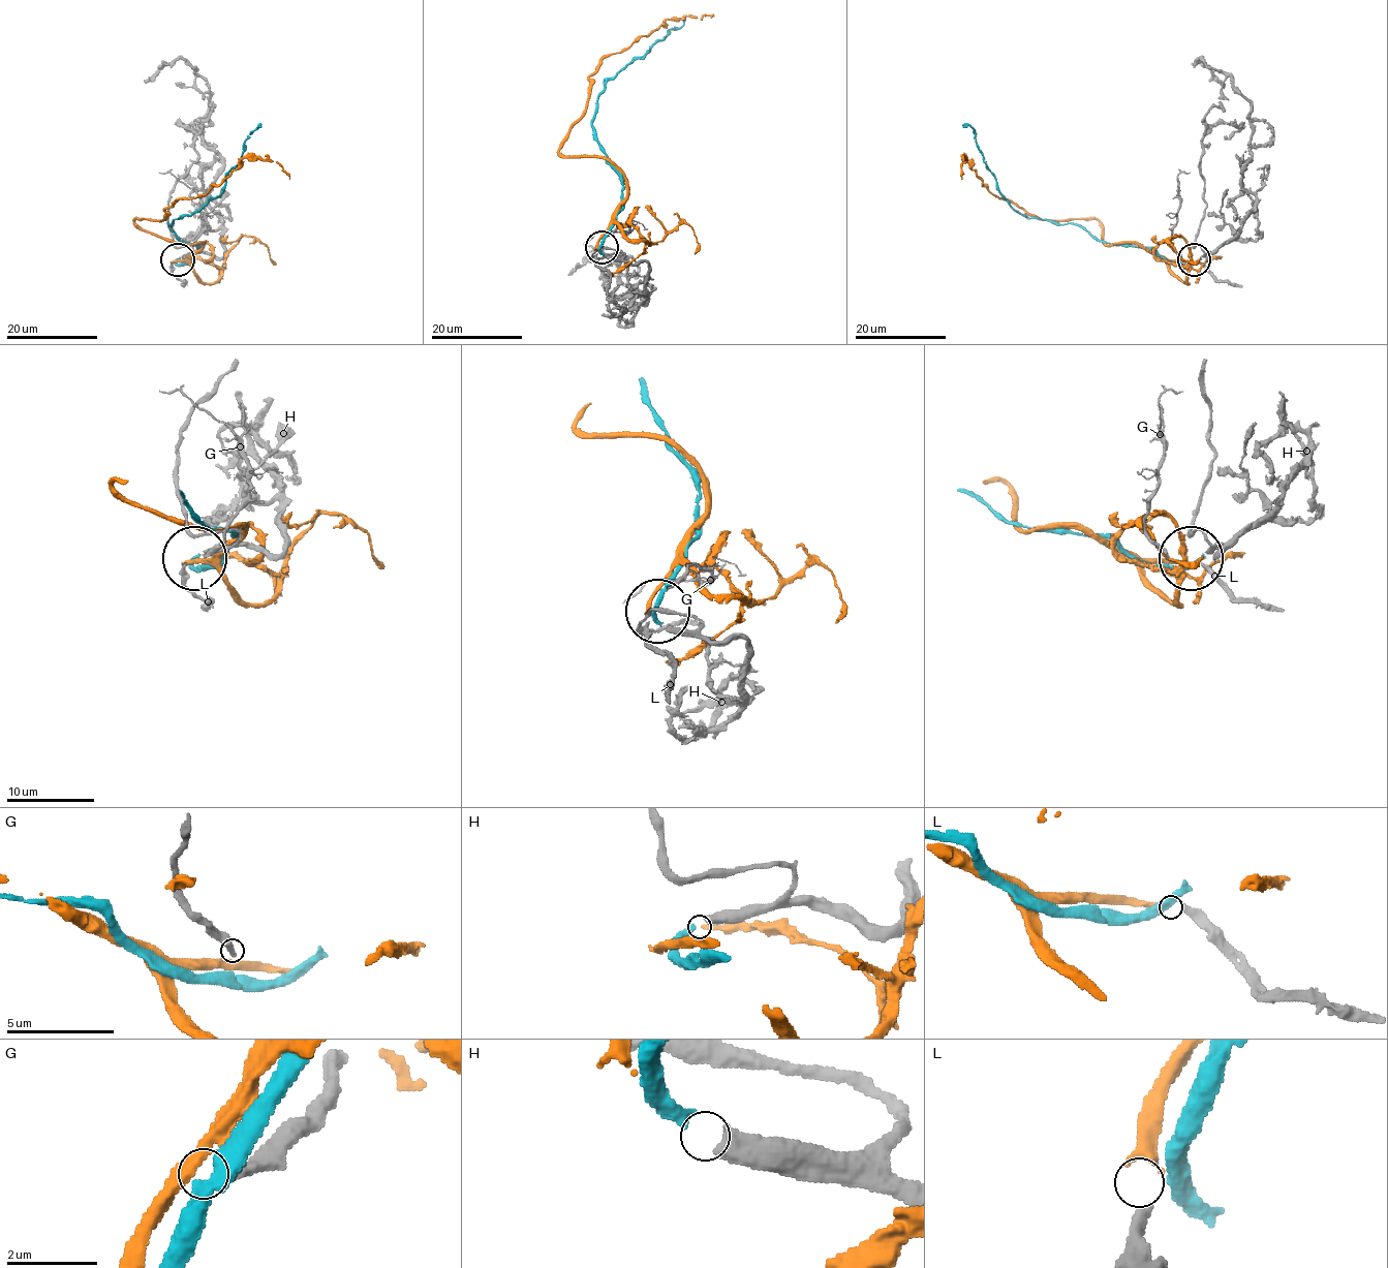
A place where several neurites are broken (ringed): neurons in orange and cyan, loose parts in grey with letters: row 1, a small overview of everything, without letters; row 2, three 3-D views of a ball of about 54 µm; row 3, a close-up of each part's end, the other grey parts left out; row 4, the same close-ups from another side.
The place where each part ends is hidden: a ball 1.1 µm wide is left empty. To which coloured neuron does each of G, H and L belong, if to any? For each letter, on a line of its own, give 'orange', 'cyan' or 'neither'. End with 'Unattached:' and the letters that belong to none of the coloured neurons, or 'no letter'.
G: neither
H: cyan
L: orange
Unattached: G

